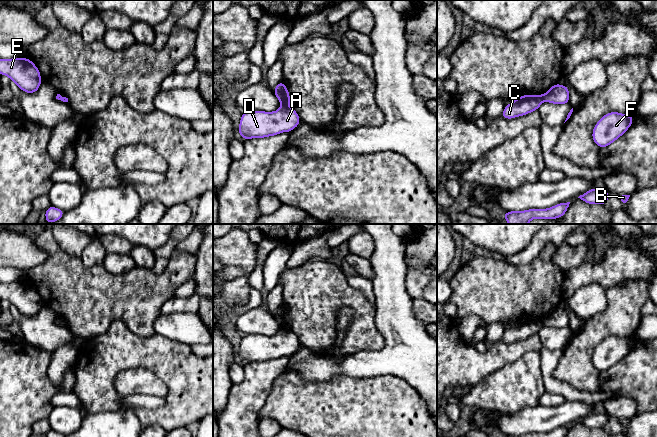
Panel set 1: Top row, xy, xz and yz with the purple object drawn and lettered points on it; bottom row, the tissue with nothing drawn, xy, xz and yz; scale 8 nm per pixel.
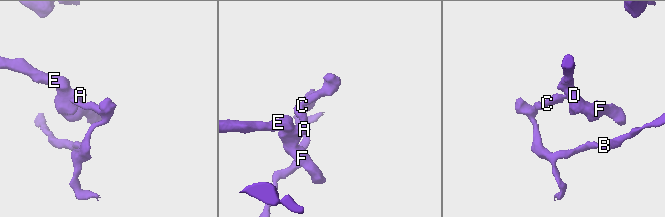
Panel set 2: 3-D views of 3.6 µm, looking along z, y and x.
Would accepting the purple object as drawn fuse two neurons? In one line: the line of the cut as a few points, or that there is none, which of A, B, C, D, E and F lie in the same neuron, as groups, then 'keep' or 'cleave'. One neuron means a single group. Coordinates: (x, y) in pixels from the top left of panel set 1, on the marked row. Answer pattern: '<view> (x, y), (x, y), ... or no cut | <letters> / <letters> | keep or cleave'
xz (282, 105), (287, 107) | A D E F / B C | cleave

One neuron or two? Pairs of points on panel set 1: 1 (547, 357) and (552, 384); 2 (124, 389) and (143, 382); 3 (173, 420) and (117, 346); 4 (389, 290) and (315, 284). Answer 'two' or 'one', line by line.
1: one
2: one
3: one
4: two

